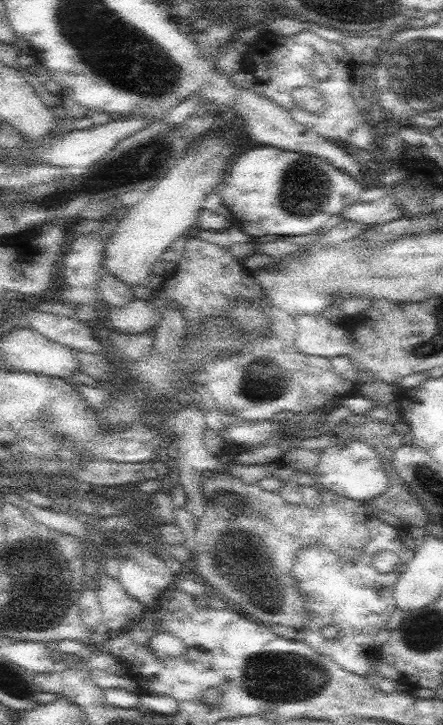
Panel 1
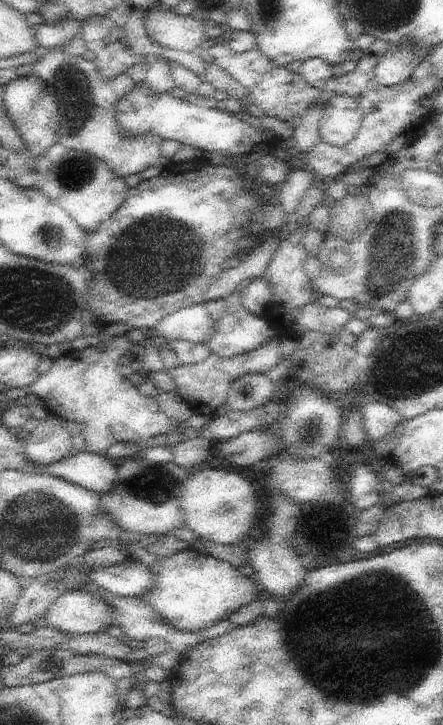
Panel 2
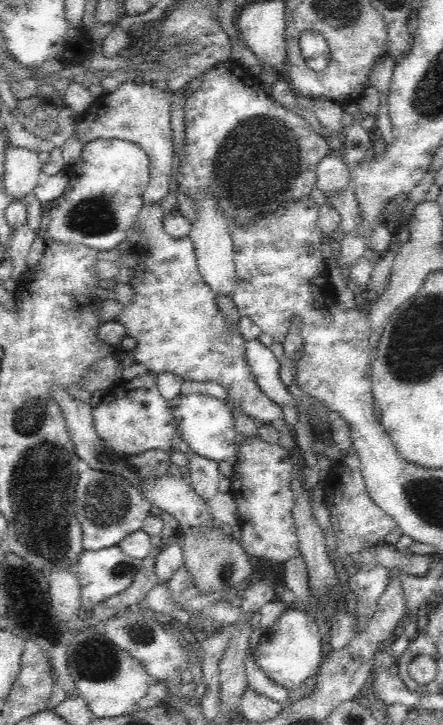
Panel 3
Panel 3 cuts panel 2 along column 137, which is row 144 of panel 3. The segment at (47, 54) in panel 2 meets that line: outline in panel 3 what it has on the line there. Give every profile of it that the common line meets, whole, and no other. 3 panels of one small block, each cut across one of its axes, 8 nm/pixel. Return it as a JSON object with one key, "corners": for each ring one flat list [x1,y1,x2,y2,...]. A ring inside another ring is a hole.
{"corners":[[144,80,125,81,114,91,103,92,97,96,90,108,80,114,76,124,74,136,83,145,96,139,118,139,130,141,146,151,150,157,152,177,143,192,144,203,160,204,174,189,173,179,177,167,176,153,172,143,170,100,172,100,172,92,156,88]]}

